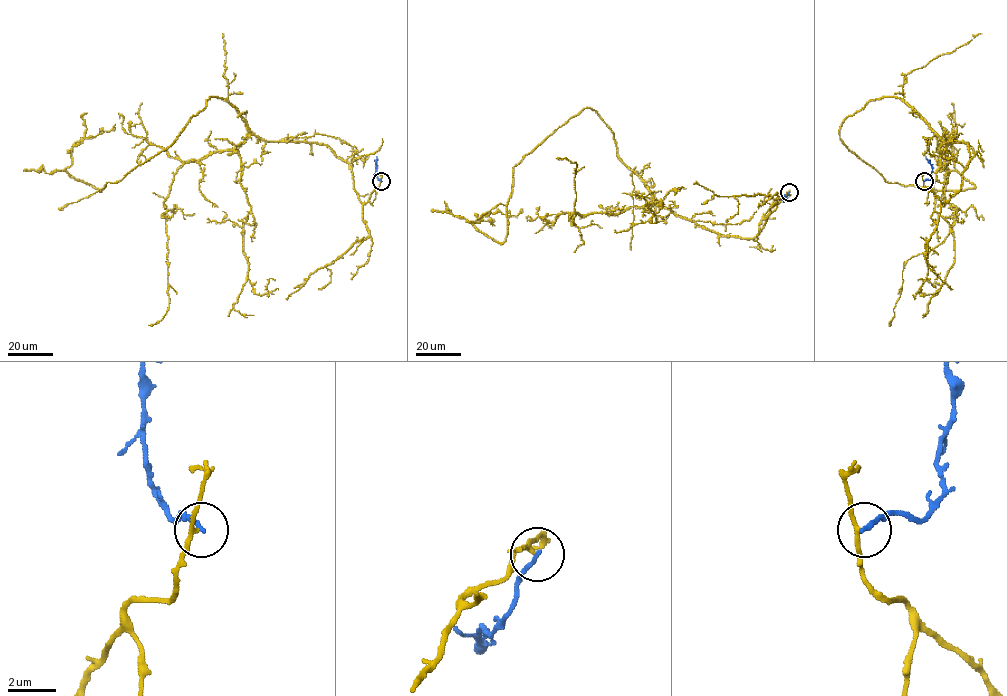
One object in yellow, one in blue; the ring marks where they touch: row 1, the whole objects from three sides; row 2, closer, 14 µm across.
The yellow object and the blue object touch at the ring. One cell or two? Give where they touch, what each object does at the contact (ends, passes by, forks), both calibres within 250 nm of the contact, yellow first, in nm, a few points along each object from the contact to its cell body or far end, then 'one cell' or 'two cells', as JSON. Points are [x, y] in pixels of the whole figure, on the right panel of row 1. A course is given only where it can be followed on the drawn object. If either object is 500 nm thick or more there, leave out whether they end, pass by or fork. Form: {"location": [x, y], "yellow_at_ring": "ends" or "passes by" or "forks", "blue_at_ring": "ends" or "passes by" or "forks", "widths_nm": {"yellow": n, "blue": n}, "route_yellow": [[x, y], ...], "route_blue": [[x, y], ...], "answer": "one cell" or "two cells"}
{"location": [924, 181], "yellow_at_ring": "passes by", "blue_at_ring": "ends", "widths_nm": {"yellow": 160, "blue": 200}, "route_yellow": [[924, 181], [946, 202], [968, 144], [902, 100], [870, 100], [839, 130], [886, 181], [974, 187], [940, 124]], "route_blue": [[924, 181], [930, 179], [932, 170], [926, 156]], "answer": "two cells"}

